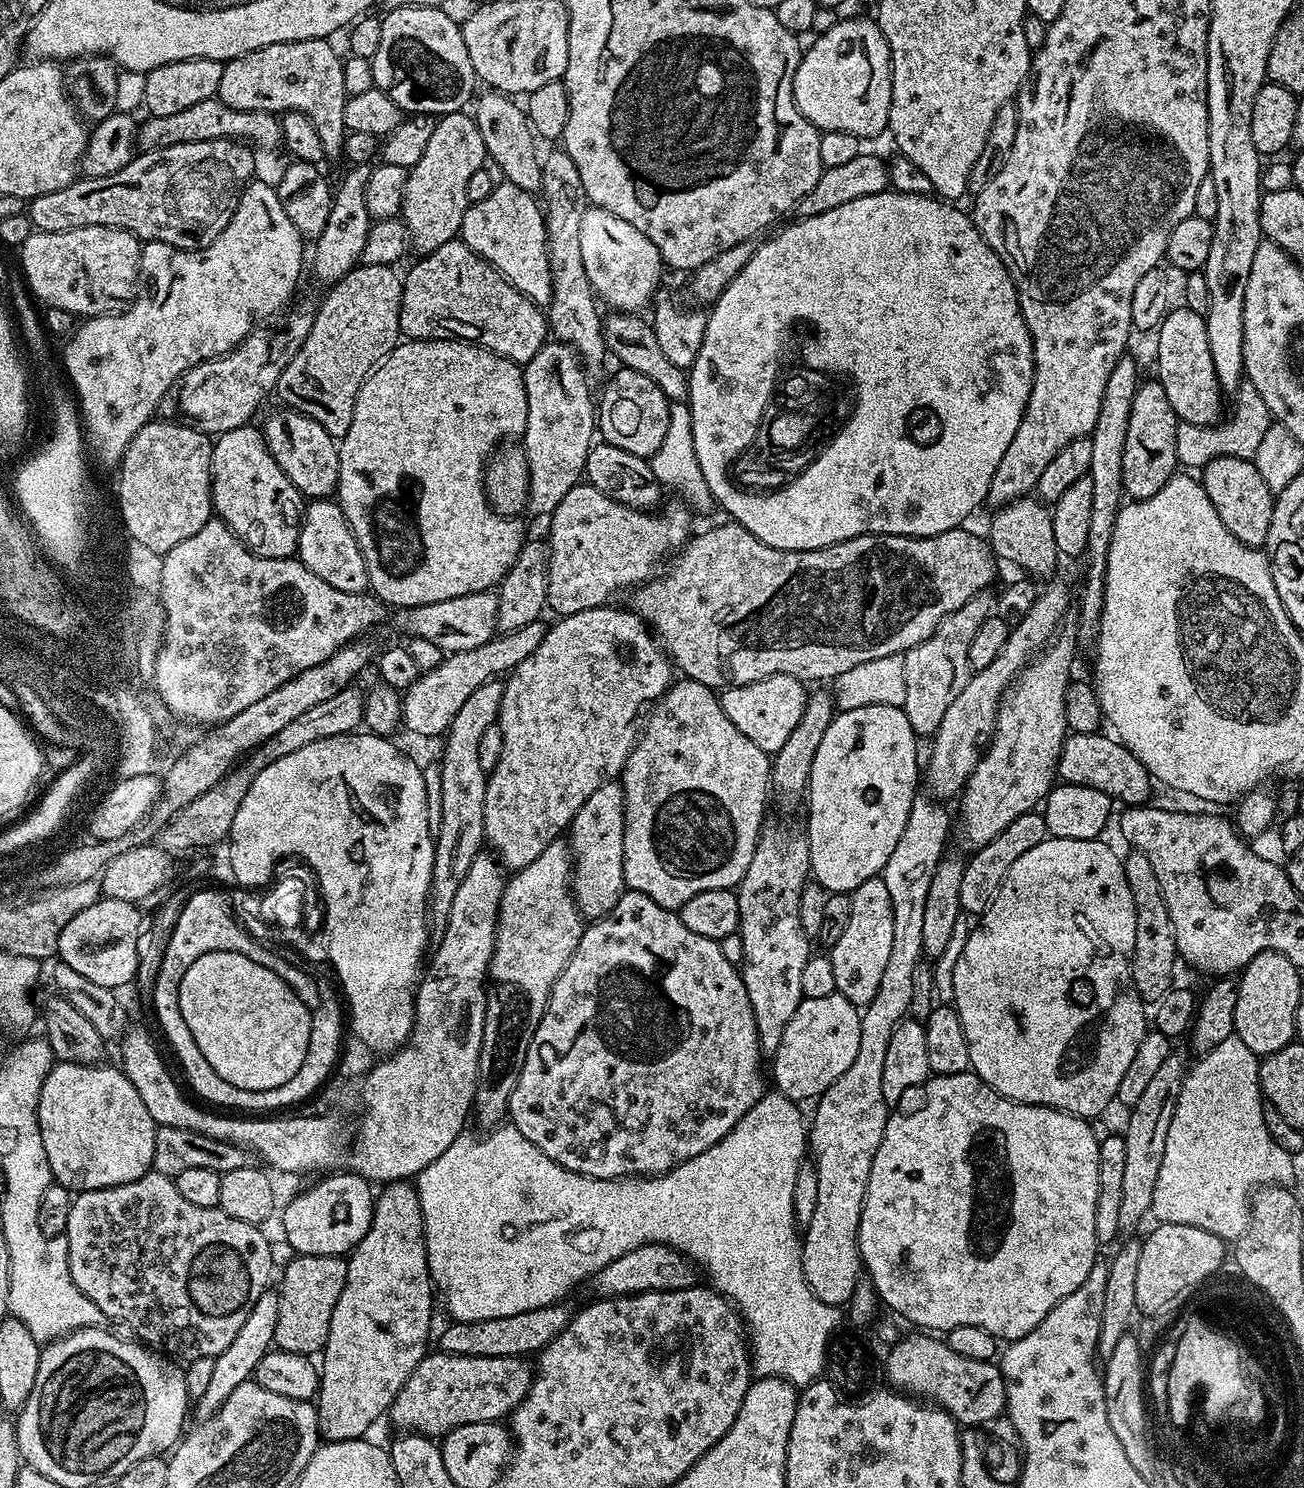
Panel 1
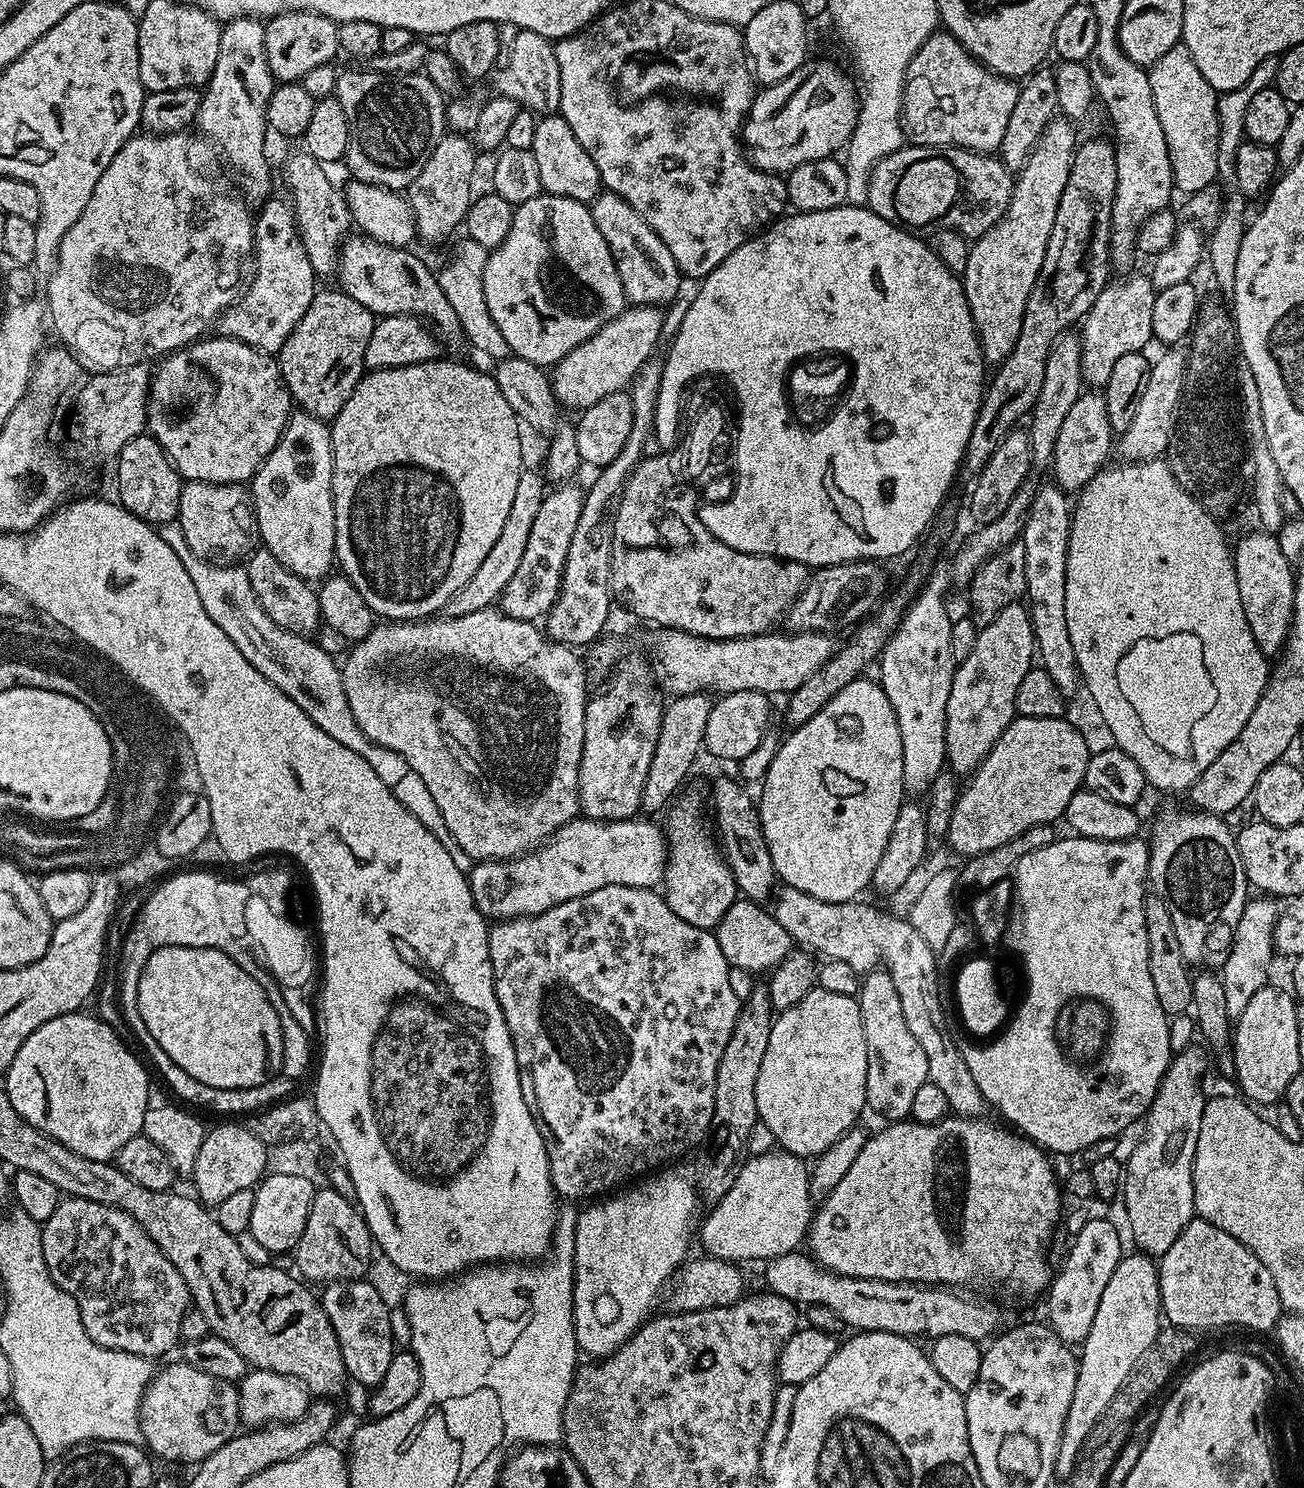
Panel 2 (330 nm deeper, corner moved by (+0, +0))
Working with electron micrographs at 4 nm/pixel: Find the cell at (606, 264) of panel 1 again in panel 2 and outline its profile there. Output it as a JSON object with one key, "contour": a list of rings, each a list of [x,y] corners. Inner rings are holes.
{"contour":[[[541,115],[537,119],[531,150],[538,162],[542,189],[547,195],[574,198],[578,202],[591,205],[602,192],[598,166],[594,166],[594,158],[590,158],[586,150],[582,150],[582,142],[574,138],[574,130],[570,130],[570,122],[566,122],[564,116]]]}

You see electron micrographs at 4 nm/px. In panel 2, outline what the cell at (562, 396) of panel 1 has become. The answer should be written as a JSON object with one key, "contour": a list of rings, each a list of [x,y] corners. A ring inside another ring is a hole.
{"contour":[[[628,306],[618,318],[602,326],[586,342],[574,346],[551,369],[553,394],[565,408],[583,410],[602,402],[606,394],[625,391],[644,363],[653,359],[656,343],[664,332],[664,316],[656,306]]]}

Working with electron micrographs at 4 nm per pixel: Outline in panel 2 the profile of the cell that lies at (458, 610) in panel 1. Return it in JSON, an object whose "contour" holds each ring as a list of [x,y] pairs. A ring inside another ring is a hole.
{"contour":[[[565,482],[545,495],[542,507],[534,518],[534,527],[530,529],[530,542],[526,542],[522,563],[514,573],[514,578],[510,578],[506,590],[502,590],[498,601],[500,611],[510,618],[539,621],[547,616],[550,606],[554,606],[560,597],[566,550],[570,550],[570,538],[574,535],[574,526],[578,526],[578,514],[582,514],[584,494],[585,489],[579,488],[576,482]]]}

